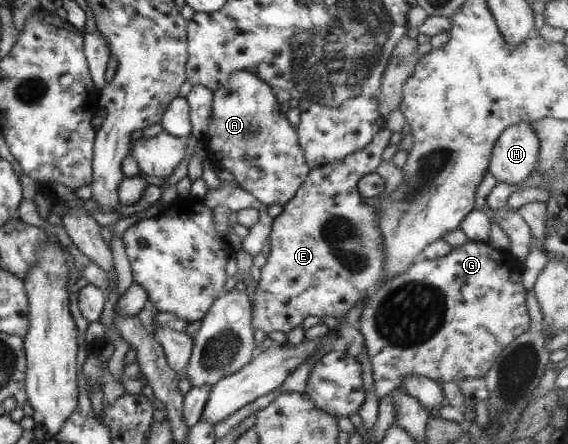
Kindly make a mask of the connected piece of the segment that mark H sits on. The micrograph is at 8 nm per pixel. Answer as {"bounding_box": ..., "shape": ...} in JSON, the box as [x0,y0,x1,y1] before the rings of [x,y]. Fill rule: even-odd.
{"bounding_box":[486,122,539,185],"shape":[[[517,122],[498,136],[486,168],[497,182],[520,185],[536,170],[539,143],[529,124]]]}

